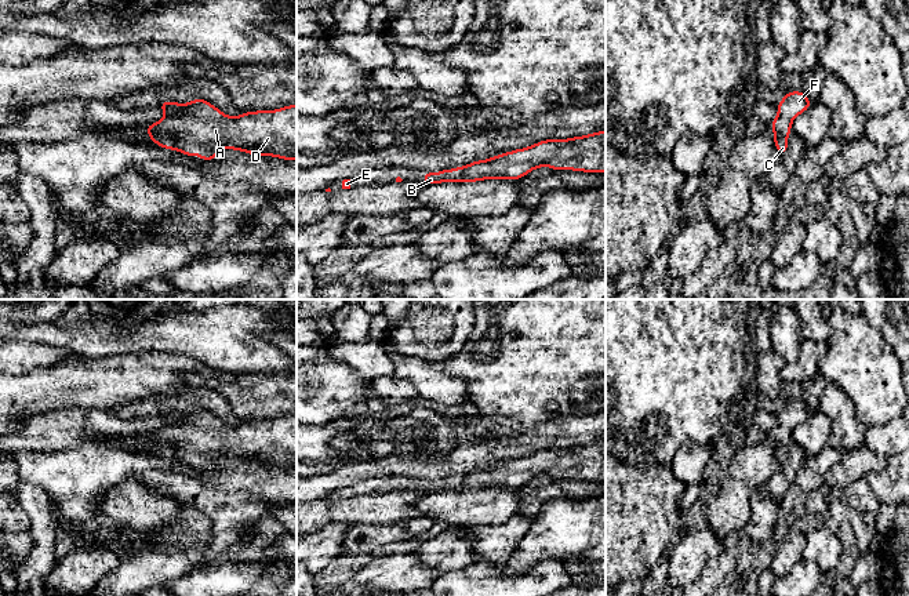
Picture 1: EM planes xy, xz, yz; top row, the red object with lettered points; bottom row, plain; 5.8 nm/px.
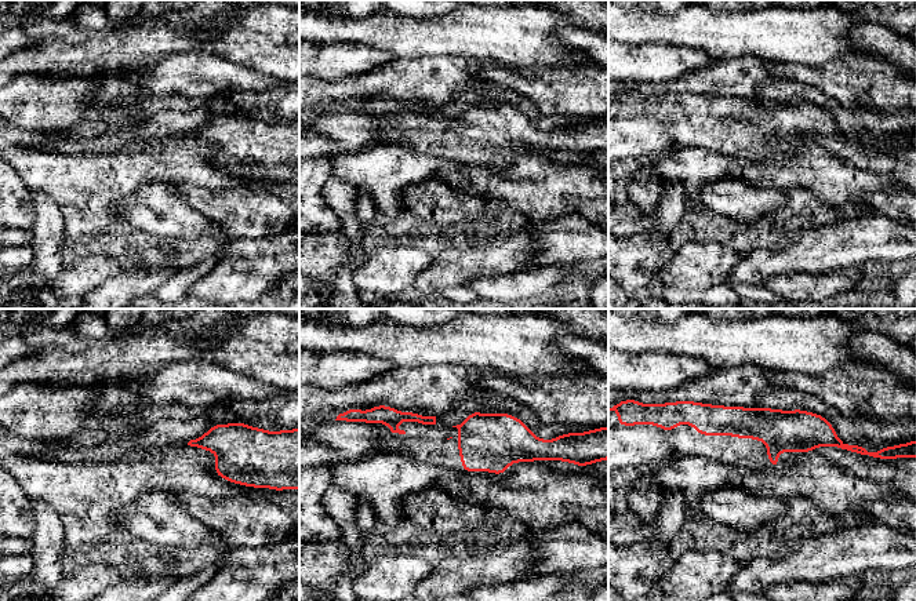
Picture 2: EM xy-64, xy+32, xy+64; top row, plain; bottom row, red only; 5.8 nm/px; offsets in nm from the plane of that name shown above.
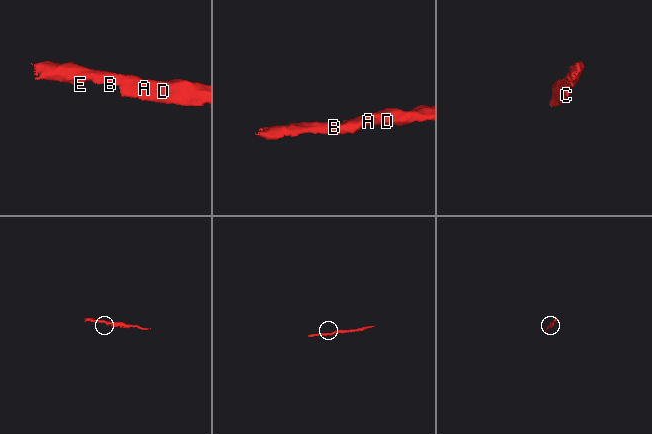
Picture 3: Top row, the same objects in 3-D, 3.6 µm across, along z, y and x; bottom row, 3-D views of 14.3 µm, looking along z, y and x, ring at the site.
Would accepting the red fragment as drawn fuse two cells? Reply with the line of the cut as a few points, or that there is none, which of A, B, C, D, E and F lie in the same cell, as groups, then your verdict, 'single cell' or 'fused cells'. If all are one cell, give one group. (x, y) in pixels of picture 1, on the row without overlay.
no cut | A B C D E F | single cell

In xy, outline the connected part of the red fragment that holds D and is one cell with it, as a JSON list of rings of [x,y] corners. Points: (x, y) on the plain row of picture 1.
[[[197,407],[190,411],[167,411],[157,414],[166,425],[146,435],[149,448],[157,455],[178,459],[185,465],[199,465],[204,470],[217,466],[221,458],[233,458],[252,465],[272,465],[288,470],[297,469],[297,414],[276,419],[244,421],[241,425],[226,425],[208,410]]]

